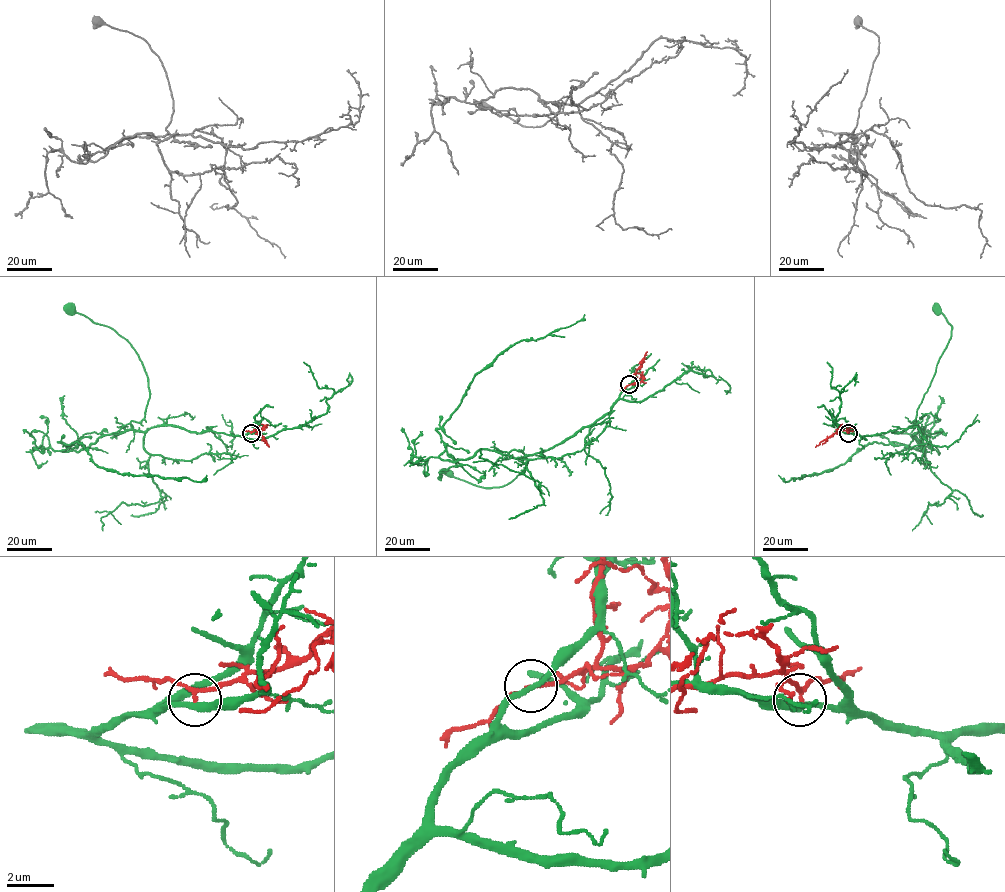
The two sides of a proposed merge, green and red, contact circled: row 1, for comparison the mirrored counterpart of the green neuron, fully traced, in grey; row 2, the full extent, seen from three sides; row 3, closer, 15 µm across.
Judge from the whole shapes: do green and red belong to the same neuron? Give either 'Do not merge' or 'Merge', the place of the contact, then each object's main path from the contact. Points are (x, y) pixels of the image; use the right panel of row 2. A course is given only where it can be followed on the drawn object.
Do not merge. Place: (848, 433). Course of green: (849, 433), (900, 432), (913, 425), (922, 431), (914, 422), (917, 410), (951, 336), (951, 326), (937, 310). Course of red: (849, 432), (837, 431), (815, 447)

